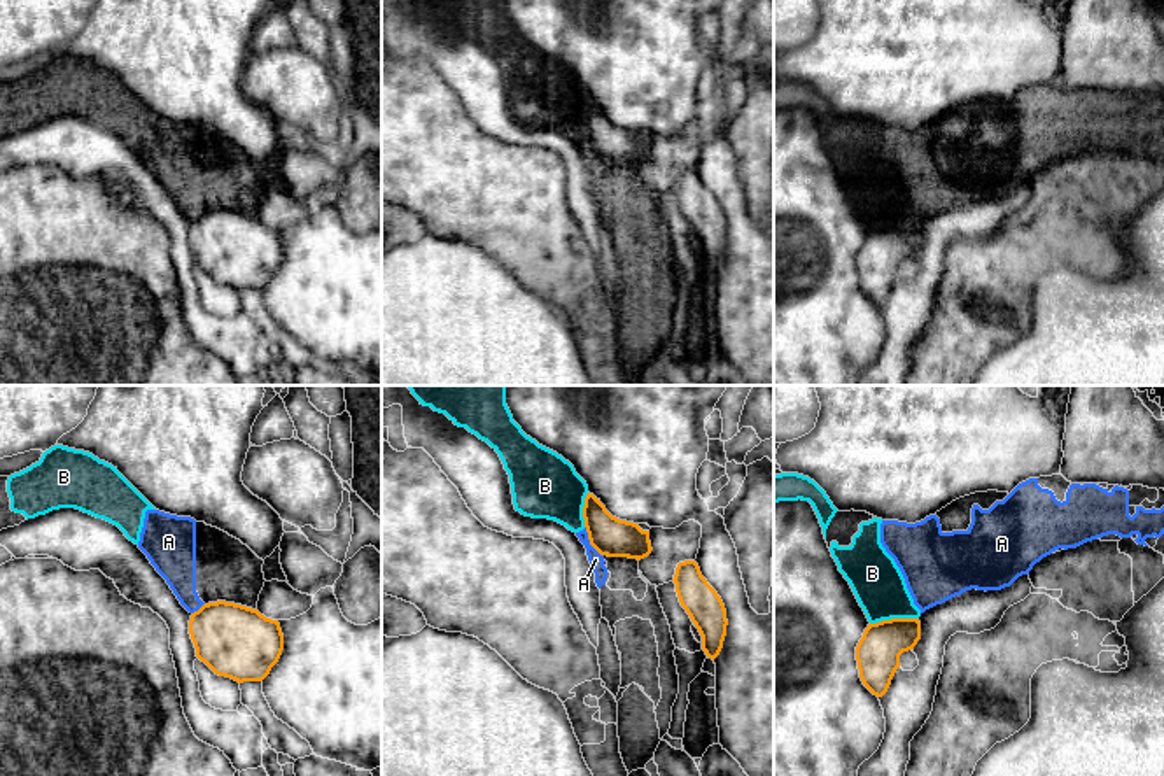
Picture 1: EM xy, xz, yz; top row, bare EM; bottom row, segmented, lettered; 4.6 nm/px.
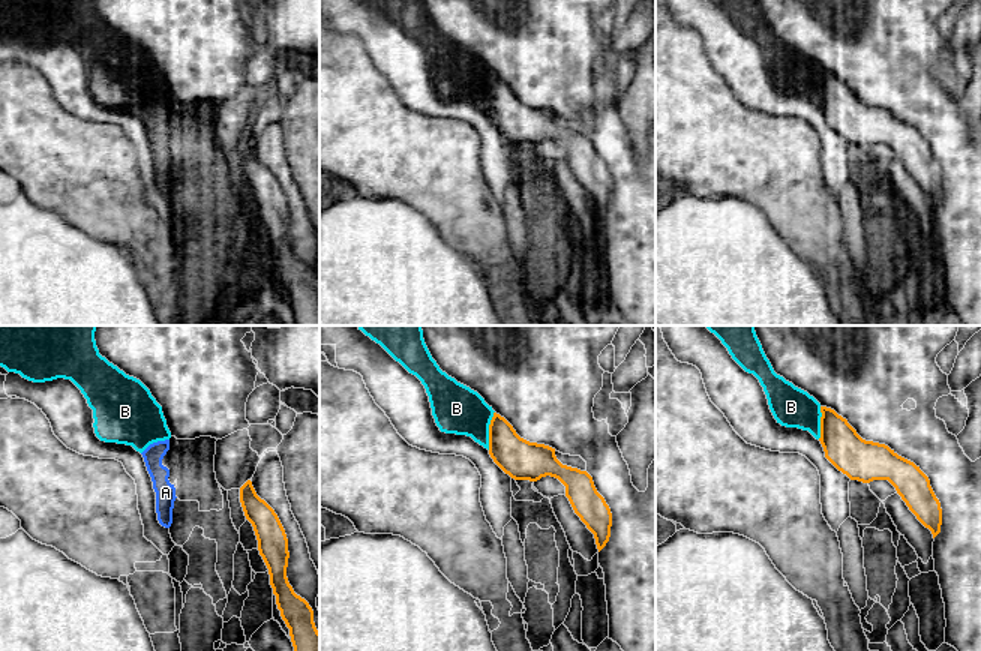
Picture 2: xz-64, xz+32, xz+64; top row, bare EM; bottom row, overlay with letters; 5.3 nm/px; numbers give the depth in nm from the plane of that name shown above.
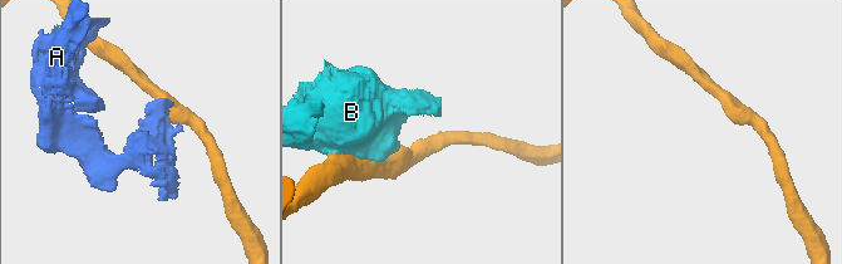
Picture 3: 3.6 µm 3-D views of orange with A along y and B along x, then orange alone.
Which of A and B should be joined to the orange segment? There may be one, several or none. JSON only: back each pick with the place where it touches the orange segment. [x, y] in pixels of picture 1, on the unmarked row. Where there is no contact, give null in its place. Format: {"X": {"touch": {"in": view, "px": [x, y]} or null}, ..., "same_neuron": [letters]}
{"same_neuron": []}

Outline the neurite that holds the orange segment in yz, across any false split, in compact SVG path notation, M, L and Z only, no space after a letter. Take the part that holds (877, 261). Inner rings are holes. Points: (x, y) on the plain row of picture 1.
M891 226L868 231L856 254L856 268L863 293L882 305L900 275L900 263L914 257L921 247L919 226Z

